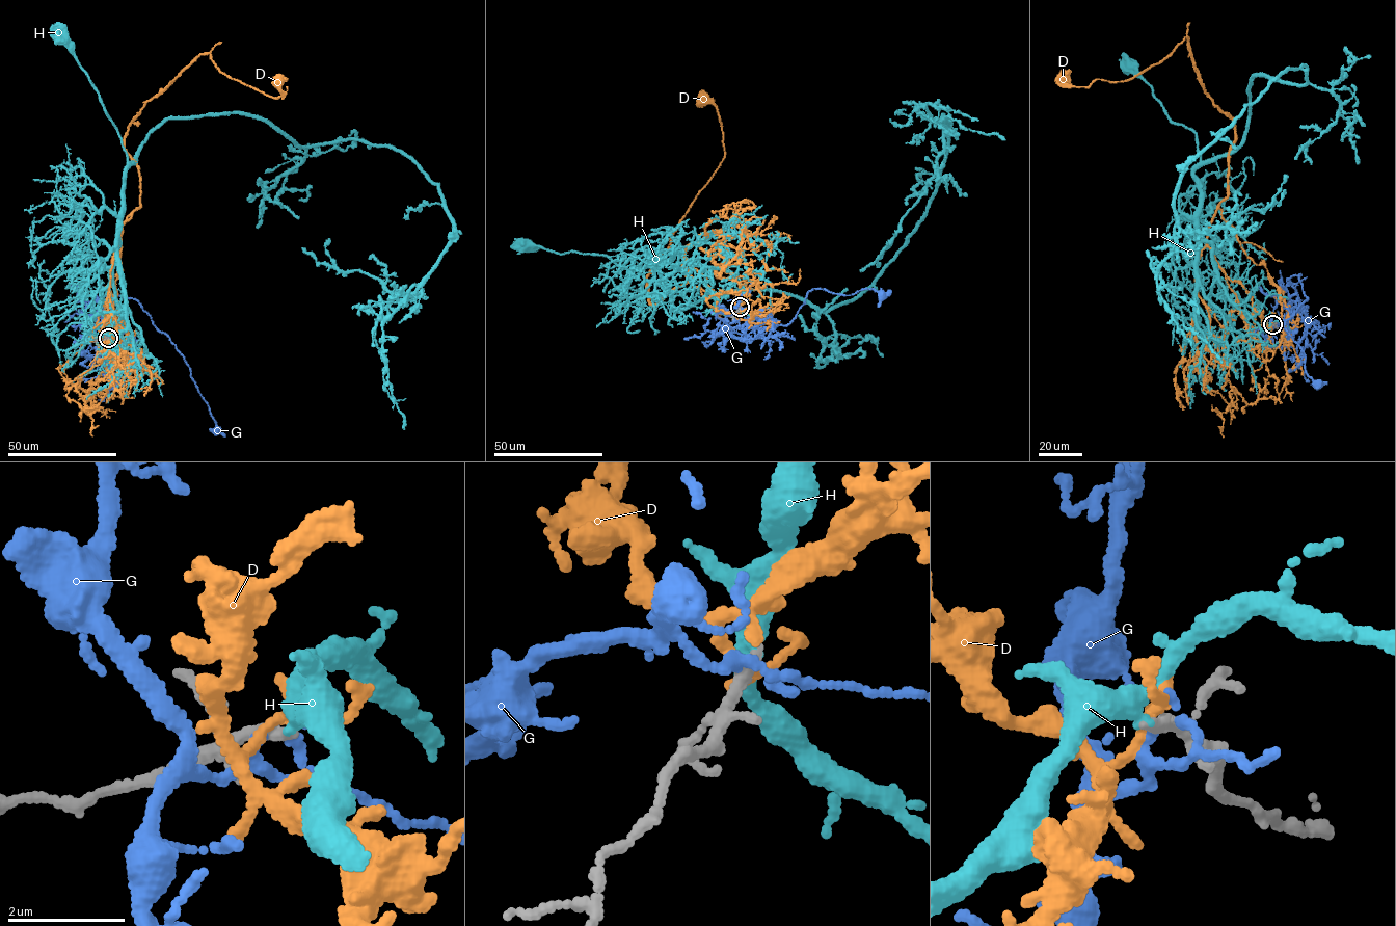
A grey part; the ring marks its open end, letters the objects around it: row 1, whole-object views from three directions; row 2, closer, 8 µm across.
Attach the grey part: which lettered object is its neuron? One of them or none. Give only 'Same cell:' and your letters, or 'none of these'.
Same cell: H

